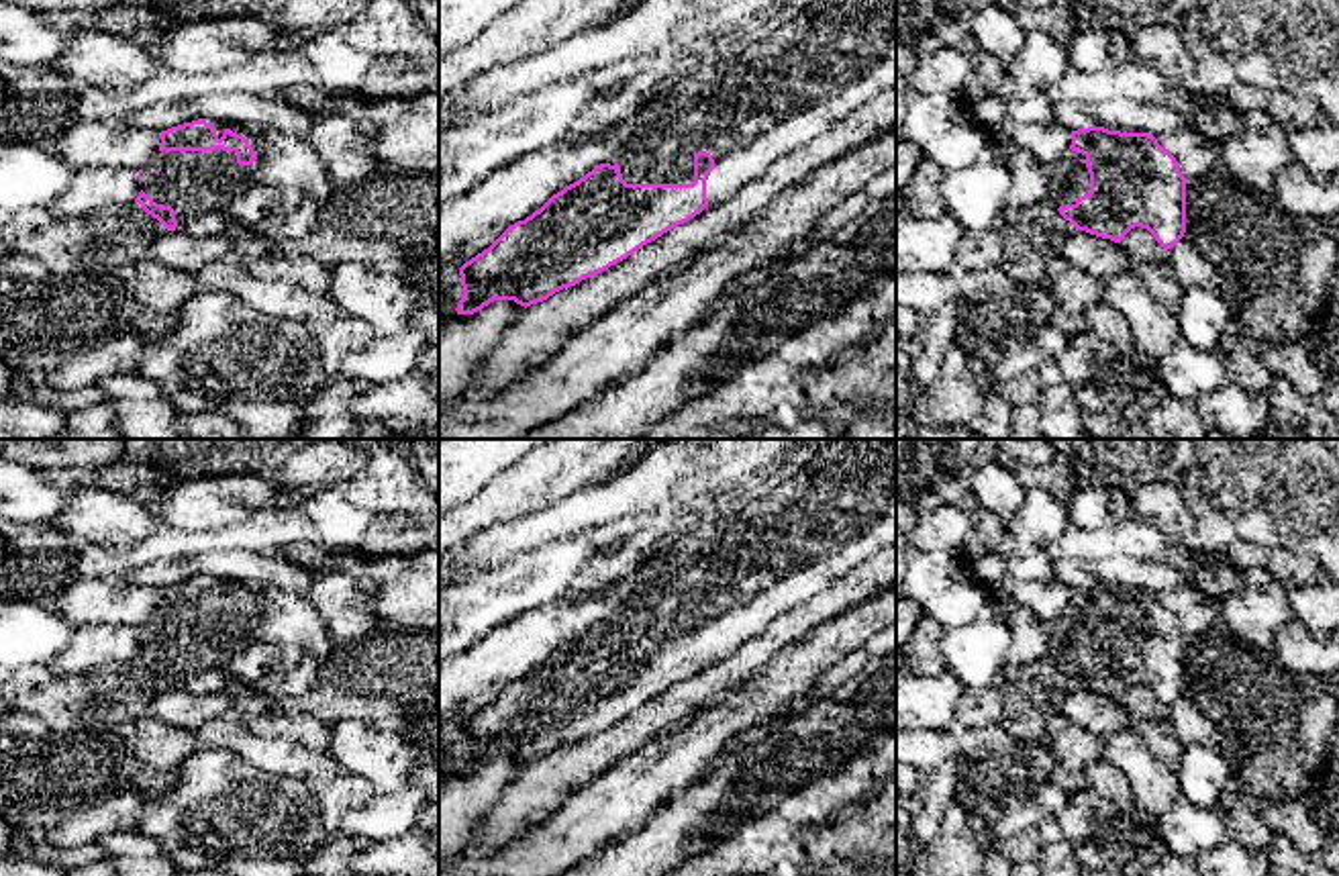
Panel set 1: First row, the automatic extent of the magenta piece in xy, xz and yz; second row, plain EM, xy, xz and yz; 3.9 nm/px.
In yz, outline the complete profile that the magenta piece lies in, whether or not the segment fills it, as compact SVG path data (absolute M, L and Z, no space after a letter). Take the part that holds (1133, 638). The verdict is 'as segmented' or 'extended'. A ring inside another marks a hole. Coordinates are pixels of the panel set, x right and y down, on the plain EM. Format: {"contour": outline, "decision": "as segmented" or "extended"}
{"contour": "M1104 584L1072 588L1065 613L1045 623L1049 649L1059 672L1078 688L1121 700L1135 686L1147 686L1168 709L1186 690L1186 635L1176 615L1149 590L1121 590Z", "decision": "extended"}

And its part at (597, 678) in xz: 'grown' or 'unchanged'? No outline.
grown

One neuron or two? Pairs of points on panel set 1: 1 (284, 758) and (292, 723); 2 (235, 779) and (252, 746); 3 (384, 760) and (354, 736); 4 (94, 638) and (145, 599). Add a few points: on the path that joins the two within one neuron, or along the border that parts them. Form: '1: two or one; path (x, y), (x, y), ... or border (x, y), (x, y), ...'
1: two; border (254, 734), (284, 738), (325, 752)
2: two; border (201, 746), (231, 748), (252, 764), (290, 779)
3: one; path (376, 756), (362, 744)
4: two; border (113, 623), (82, 623), (78, 627)

